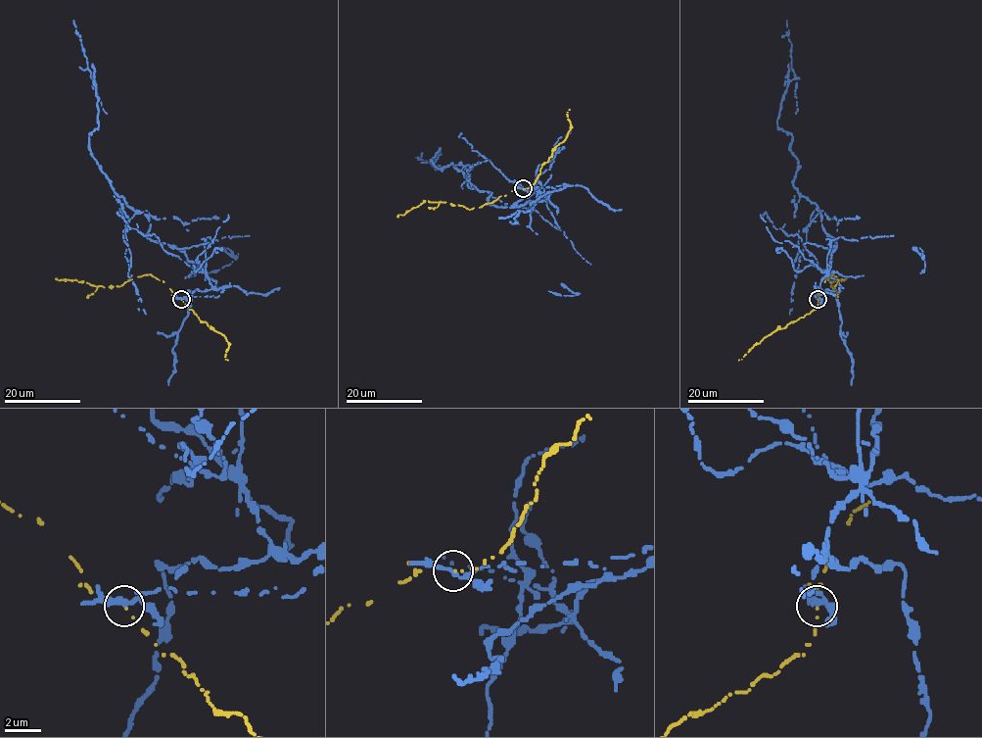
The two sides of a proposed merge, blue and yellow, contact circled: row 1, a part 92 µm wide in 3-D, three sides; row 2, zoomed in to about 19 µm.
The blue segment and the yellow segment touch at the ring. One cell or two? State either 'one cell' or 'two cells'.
two cells

